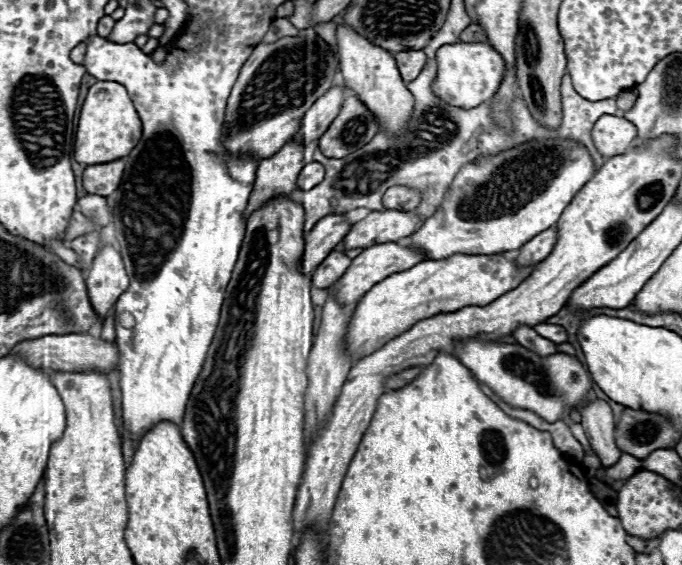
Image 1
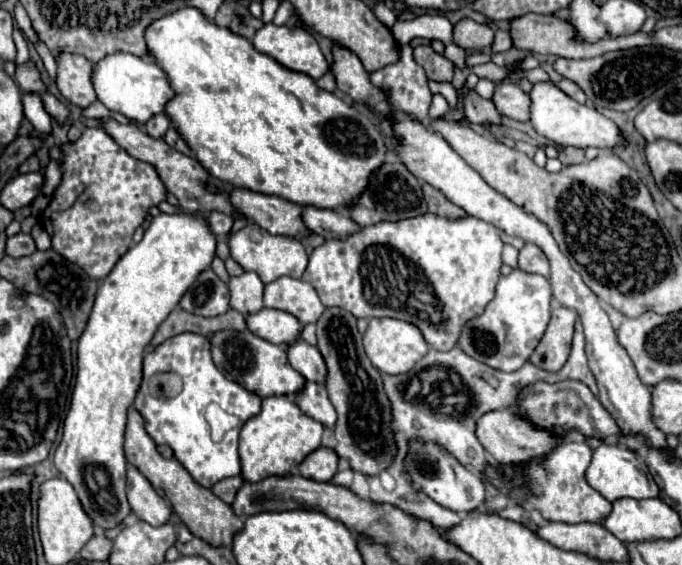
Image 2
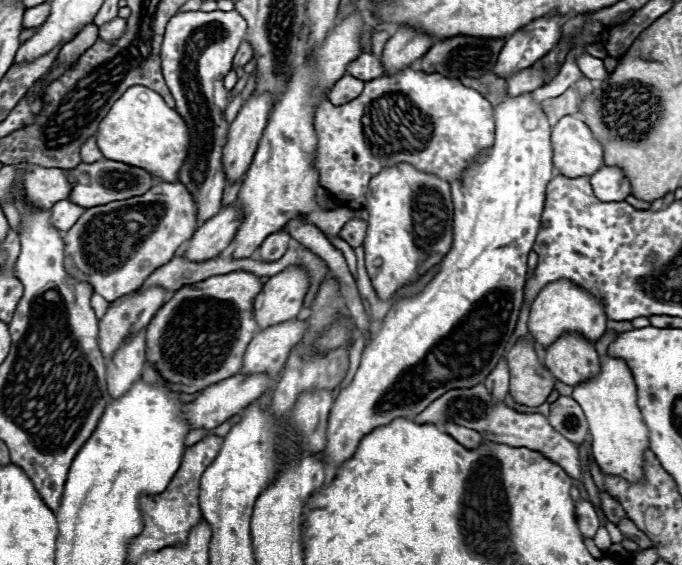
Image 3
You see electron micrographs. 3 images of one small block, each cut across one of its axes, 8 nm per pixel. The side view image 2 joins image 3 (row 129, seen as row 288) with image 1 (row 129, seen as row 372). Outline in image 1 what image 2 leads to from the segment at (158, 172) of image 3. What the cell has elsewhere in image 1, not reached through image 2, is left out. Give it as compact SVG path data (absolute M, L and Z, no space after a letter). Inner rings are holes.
M96 82L88 90L88 98L82 104L76 142L74 142L74 160L80 164L104 164L130 154L130 150L142 138L142 122L136 114L136 108L118 82Z

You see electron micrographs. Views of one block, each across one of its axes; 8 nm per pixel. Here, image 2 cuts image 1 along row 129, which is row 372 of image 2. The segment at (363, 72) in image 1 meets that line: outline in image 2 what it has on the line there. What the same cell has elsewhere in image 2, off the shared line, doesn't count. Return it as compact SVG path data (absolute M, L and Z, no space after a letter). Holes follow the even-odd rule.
M372 318L364 332L364 350L370 362L382 374L406 374L428 352L428 344L424 342L420 330L416 330L416 326L408 322L394 318Z

